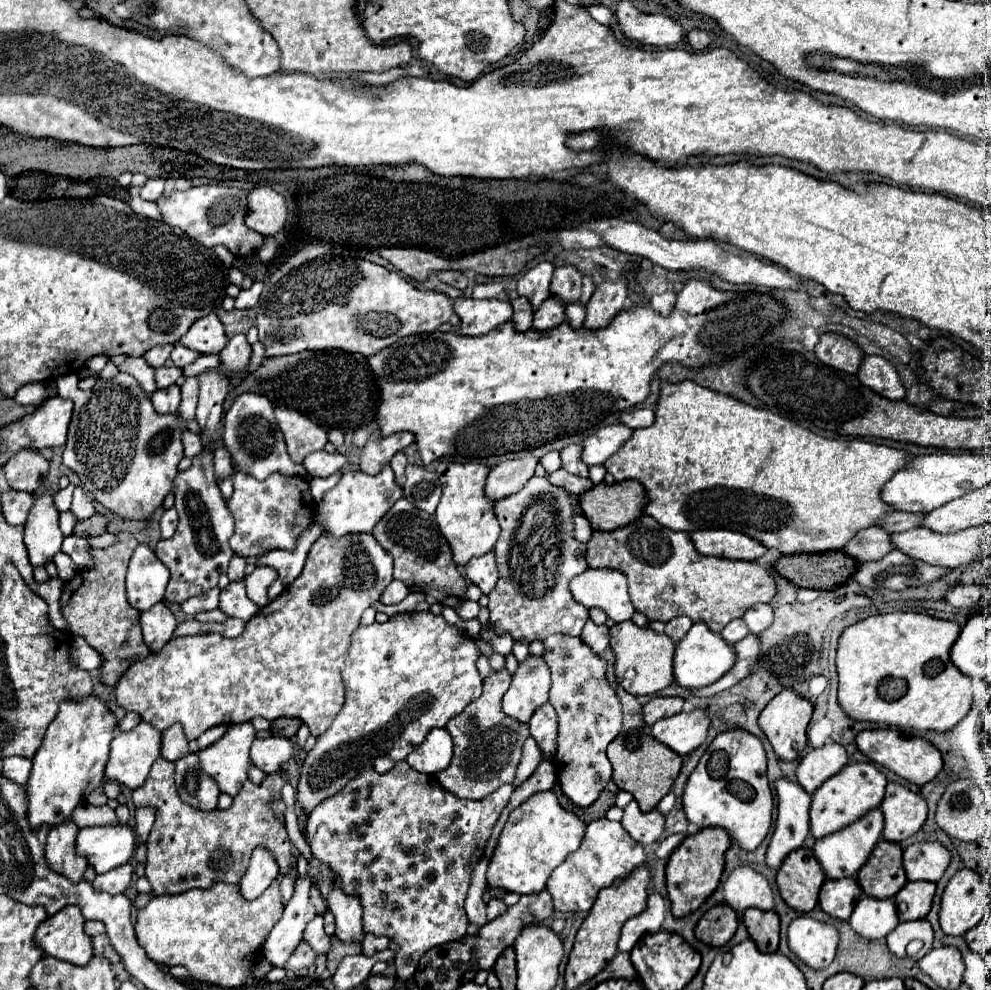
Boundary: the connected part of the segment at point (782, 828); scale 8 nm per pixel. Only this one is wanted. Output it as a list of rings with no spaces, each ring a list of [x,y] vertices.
[[[788,779],[776,781],[776,793],[778,793],[778,817],[766,853],[766,865],[772,869],[778,869],[790,851],[802,847],[810,831],[808,811],[812,803],[812,795],[806,793],[800,787],[800,783]]]

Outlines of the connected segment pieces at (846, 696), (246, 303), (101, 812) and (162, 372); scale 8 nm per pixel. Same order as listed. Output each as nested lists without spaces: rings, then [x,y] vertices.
[[[896,611],[874,615],[846,627],[838,639],[838,701],[844,713],[856,721],[912,727],[920,731],[950,731],[966,717],[972,705],[972,679],[950,661],[950,647],[960,633],[960,625],[930,617],[926,613]]]
[[[256,281],[250,289],[242,289],[238,299],[236,299],[236,309],[250,309],[250,307],[256,307],[258,299],[260,299],[260,293],[262,293],[262,283]]]
[[[88,803],[78,805],[76,811],[72,813],[72,821],[82,829],[82,827],[94,827],[94,825],[118,825],[118,817],[114,809],[108,805],[104,807],[92,807]]]
[[[160,367],[160,369],[156,369],[156,373],[154,373],[156,389],[166,389],[166,387],[174,385],[180,375],[182,375],[182,369],[178,369],[178,367]]]

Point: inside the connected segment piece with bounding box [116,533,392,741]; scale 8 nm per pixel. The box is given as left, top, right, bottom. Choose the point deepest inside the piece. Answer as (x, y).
(287, 663)

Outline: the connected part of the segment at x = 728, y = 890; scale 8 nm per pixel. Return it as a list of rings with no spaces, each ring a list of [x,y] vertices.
[[[736,867],[724,881],[726,903],[732,905],[738,913],[748,907],[758,907],[770,911],[774,907],[772,889],[762,873],[752,867]]]

